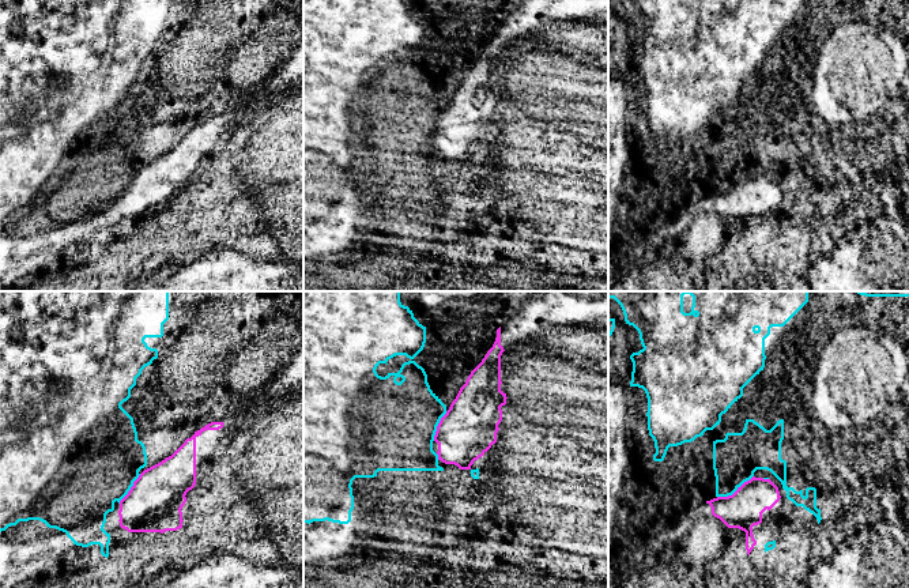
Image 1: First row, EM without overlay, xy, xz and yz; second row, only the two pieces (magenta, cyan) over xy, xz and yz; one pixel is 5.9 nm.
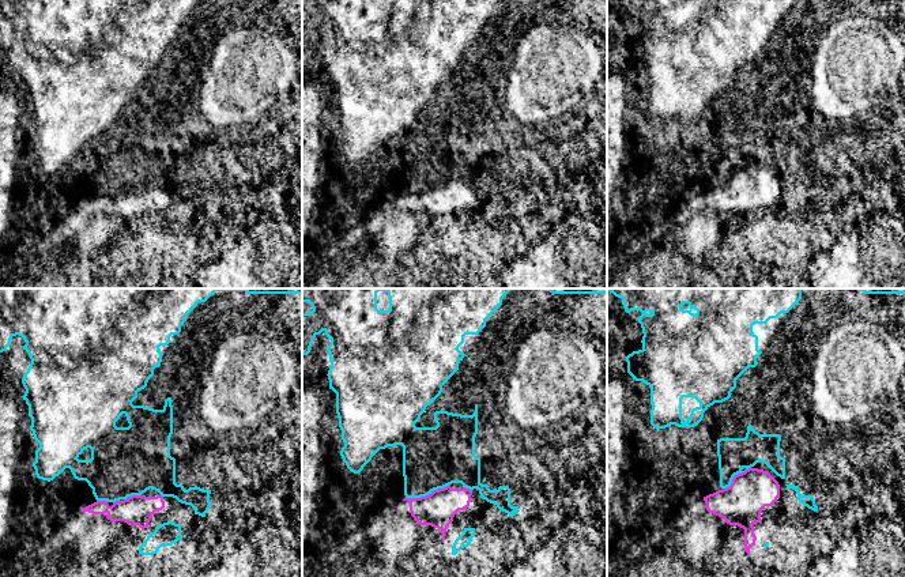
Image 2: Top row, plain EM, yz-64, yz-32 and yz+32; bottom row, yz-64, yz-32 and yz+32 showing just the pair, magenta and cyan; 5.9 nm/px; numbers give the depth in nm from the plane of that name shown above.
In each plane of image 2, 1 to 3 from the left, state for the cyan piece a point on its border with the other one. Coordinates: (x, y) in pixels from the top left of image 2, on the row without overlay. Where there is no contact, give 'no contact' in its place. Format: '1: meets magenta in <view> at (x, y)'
1: meets magenta in yz-64 at (132, 191)
2: meets magenta in yz-32 at (429, 189)
3: meets magenta in yz+32 at (734, 172)

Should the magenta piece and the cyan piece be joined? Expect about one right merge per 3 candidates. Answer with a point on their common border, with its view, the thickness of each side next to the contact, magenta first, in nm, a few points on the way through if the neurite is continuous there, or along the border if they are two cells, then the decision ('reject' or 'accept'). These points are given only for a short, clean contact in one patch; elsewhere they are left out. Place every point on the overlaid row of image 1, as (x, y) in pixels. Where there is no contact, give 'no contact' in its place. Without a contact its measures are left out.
contact yz (736, 490); calibres 220 and 280 nm; reject

